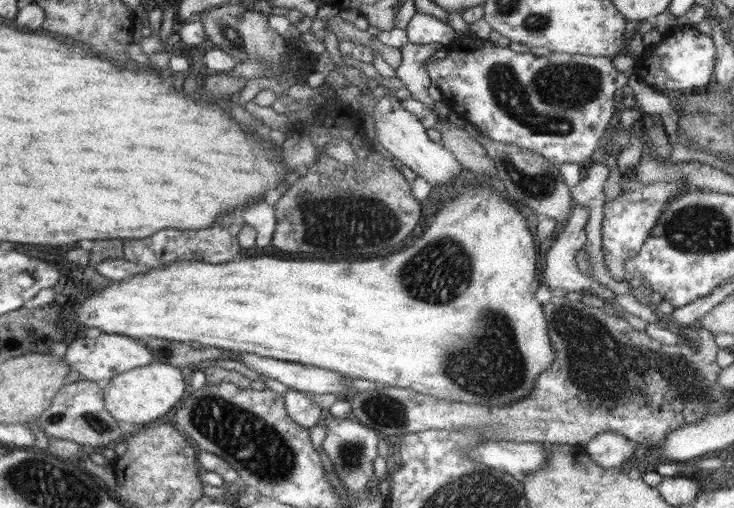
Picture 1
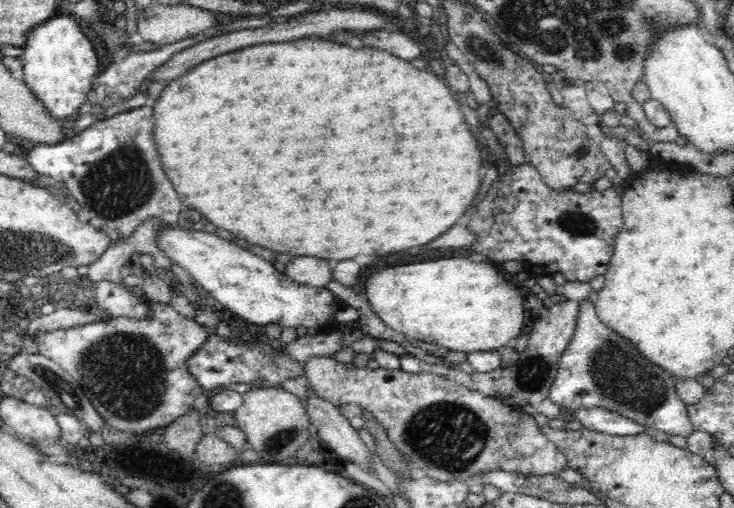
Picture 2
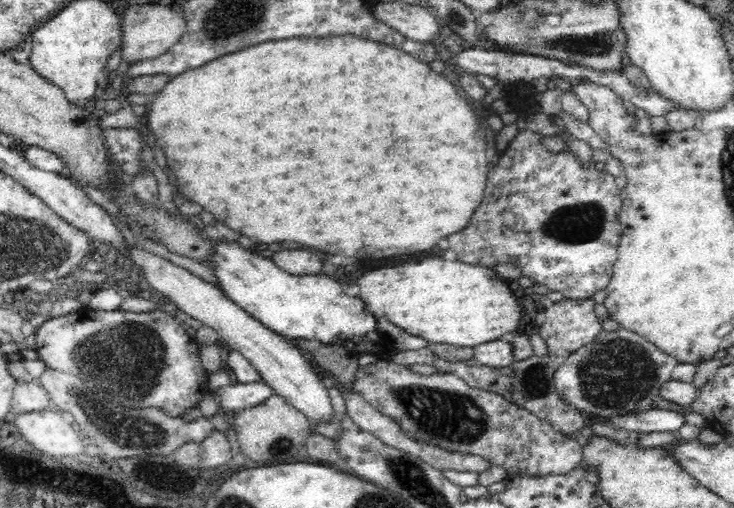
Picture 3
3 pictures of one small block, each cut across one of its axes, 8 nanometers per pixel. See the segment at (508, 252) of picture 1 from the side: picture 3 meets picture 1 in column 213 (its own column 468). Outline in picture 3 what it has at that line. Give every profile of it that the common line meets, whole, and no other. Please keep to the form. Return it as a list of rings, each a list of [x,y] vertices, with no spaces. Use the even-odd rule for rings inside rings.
[[[438,256],[422,258],[422,260],[406,262],[400,266],[388,266],[388,268],[366,272],[358,280],[360,299],[374,316],[385,317],[408,334],[421,336],[428,342],[473,347],[484,344],[488,340],[496,340],[506,332],[514,332],[522,318],[522,310],[510,286],[500,282],[494,272],[495,270],[484,268],[484,266],[474,266],[461,261],[448,262]]]

